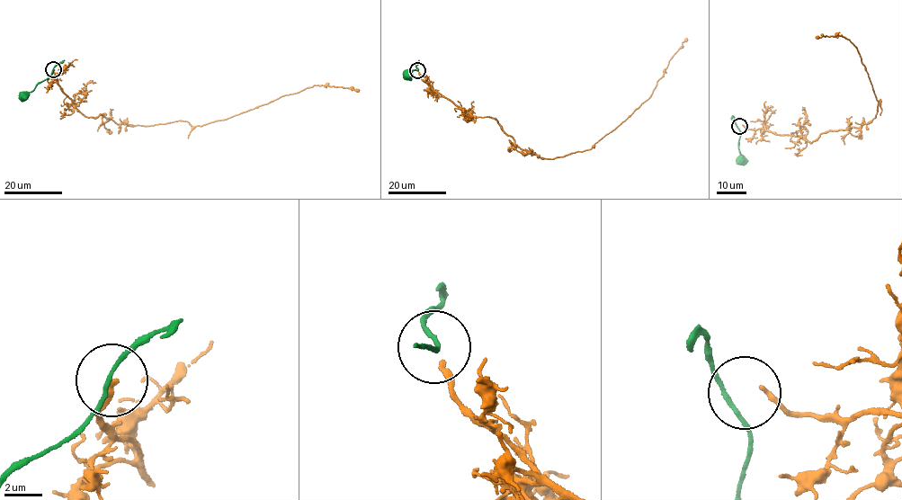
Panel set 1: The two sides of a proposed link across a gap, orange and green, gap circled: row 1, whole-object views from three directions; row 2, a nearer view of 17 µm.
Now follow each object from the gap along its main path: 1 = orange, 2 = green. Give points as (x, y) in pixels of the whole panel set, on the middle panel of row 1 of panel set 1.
1: (418, 72), (458, 106), (496, 118), (521, 148), (554, 159), (584, 151), (613, 130), (649, 97), (687, 38)
2: (416, 68), (417, 70), (414, 69), (405, 75)

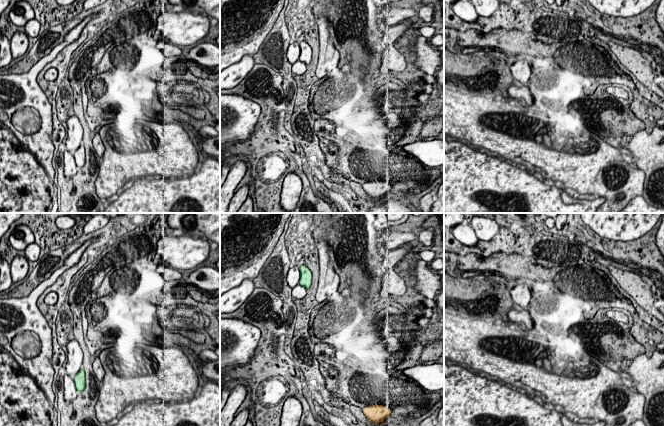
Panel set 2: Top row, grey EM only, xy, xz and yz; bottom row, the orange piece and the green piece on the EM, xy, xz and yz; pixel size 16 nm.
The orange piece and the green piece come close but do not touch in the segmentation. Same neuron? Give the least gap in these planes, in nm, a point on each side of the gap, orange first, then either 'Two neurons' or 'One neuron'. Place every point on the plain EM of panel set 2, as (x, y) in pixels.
Distance 2100 nm. Across: xz (366, 182), (307, 64). One neuron

